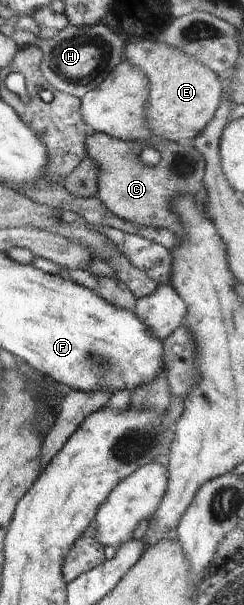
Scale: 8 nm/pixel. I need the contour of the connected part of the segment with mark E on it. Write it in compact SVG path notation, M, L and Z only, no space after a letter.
M143 40L143 42L135 42L135 44L130 43L124 47L124 56L129 64L133 64L135 68L145 72L145 76L149 80L149 100L144 108L145 120L152 136L174 143L181 138L191 140L211 122L222 99L220 78L215 72L209 70L207 66L203 66L201 62L197 62L195 58L187 56L185 52L171 48L165 42Z

